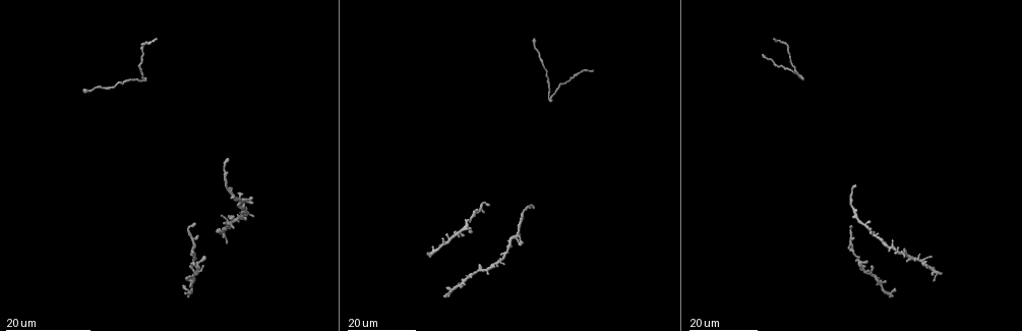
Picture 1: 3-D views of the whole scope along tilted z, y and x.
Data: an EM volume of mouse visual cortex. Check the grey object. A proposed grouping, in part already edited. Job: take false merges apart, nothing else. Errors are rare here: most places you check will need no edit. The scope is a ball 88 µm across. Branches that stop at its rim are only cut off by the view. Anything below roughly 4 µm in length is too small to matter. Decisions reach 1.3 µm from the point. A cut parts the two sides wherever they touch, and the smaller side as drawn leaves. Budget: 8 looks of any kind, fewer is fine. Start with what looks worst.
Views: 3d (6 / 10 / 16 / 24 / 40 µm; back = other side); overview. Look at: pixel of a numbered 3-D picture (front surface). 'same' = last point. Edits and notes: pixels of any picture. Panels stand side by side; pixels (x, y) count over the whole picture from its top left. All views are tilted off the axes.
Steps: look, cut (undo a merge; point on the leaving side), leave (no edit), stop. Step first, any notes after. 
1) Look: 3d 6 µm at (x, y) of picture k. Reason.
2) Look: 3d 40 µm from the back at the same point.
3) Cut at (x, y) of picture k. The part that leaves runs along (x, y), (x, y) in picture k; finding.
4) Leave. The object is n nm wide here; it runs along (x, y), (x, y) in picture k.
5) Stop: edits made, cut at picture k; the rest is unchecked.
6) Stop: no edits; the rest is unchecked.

Look: 3d 24 µm at (549, 99) of picture 1.

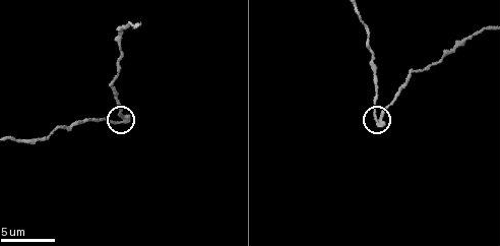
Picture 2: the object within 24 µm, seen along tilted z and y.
Look: 3d 10 µm at (122, 119) of picture 2.

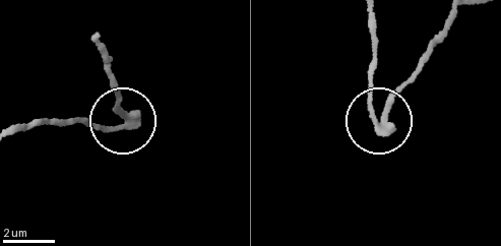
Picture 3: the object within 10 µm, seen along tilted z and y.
Cut at (118, 110) of picture 3. The part that leaves runs along (382, 128), (394, 99), (451, 13) in picture 3; a second neuron is stuck on.

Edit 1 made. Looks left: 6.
Look: 3d 16 µm at (187, 229) of picture 1. A narrow waist.

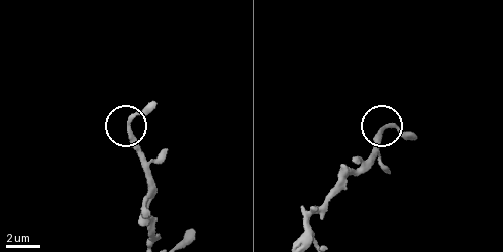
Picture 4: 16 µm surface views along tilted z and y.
Look: 3d 10 µm at (386, 129) of picture 4. Closer look.

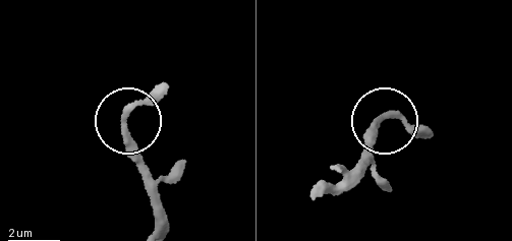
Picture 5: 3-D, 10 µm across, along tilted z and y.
Leave. One neuron here.

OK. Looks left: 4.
Look: 3d 24 µm at (856, 219) of picture 1.

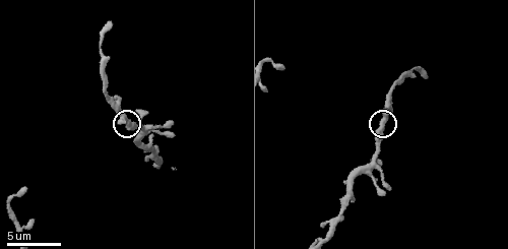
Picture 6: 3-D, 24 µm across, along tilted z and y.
Look: 3d 6 µm at (386, 116) of picture 6. Closer look.

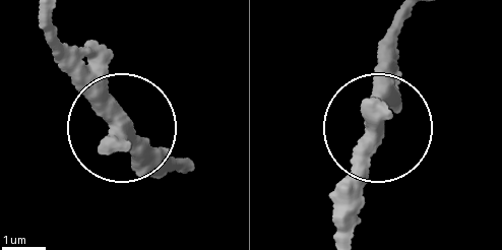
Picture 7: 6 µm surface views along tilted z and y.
Leave. It runs along (395, 21), (373, 134), (338, 224) in picture 7; one neuron here.

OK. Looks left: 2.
Look: 3d 10 µm at (104, 30) of picture 6.

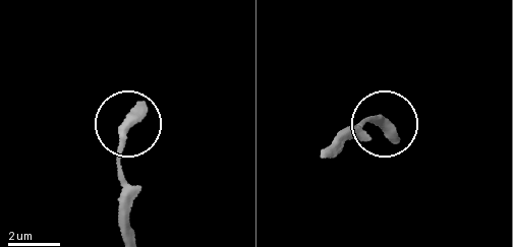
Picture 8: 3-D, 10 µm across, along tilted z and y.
Leave. The object is 500 nm wide here; it runs along (126, 116), (120, 183) in picture 8; all the same neuron.

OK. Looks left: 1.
Stop: edits made, cut at picture 3; the rest is unchecked.

